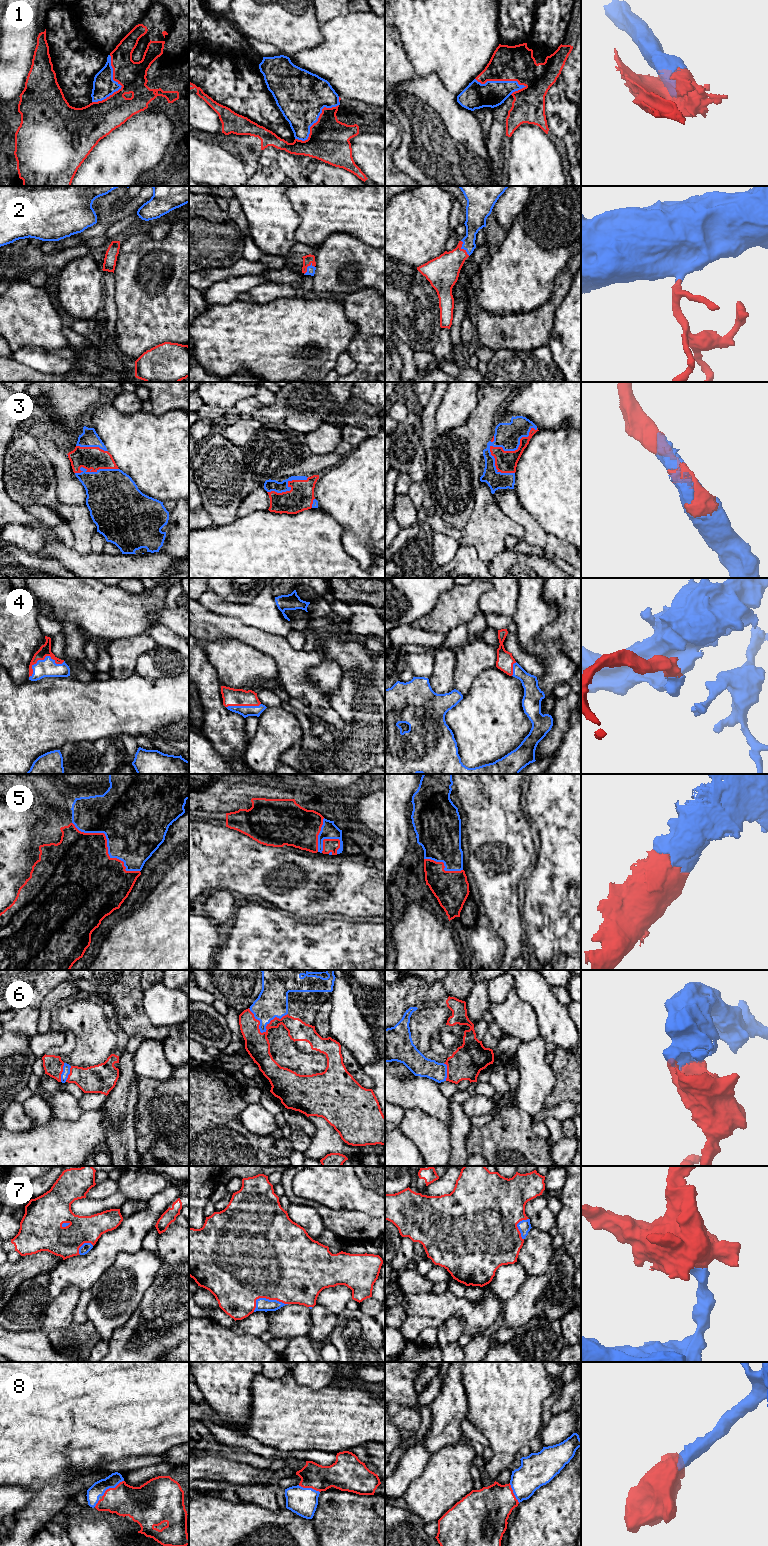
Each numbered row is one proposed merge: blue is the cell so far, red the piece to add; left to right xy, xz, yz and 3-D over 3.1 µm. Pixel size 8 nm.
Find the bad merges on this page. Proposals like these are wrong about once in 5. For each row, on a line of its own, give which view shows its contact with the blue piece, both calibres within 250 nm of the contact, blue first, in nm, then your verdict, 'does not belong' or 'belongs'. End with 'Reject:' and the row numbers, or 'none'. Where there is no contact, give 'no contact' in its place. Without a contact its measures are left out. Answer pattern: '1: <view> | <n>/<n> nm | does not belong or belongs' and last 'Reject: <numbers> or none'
1: yz | 200/280 nm | belongs
2: yz | 160/260 nm | belongs
3: yz | 200/180 nm | belongs
4: xy | 140/100 nm | belongs
5: xy | 460/460 nm | belongs
6: xz | 240/200 nm | belongs
7: xz | 110/480 nm | belongs
8: xy | 120/260 nm | belongs
Reject: none

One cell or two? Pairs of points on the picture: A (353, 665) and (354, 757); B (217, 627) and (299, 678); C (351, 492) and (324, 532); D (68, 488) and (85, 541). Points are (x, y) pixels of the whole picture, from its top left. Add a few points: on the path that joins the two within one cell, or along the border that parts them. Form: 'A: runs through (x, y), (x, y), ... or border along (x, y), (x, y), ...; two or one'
A: runs through (354, 688), (354, 734); one
B: runs through (238, 630), (267, 643), (281, 657); one
C: border along (317, 508), (330, 515), (341, 526), (341, 541); two
D: border along (56, 489), (56, 495), (63, 503), (85, 504); two

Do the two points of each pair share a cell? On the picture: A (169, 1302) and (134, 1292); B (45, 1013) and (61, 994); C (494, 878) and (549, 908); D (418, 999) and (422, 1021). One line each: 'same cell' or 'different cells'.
A: different cells
B: same cell
C: different cells
D: different cells

